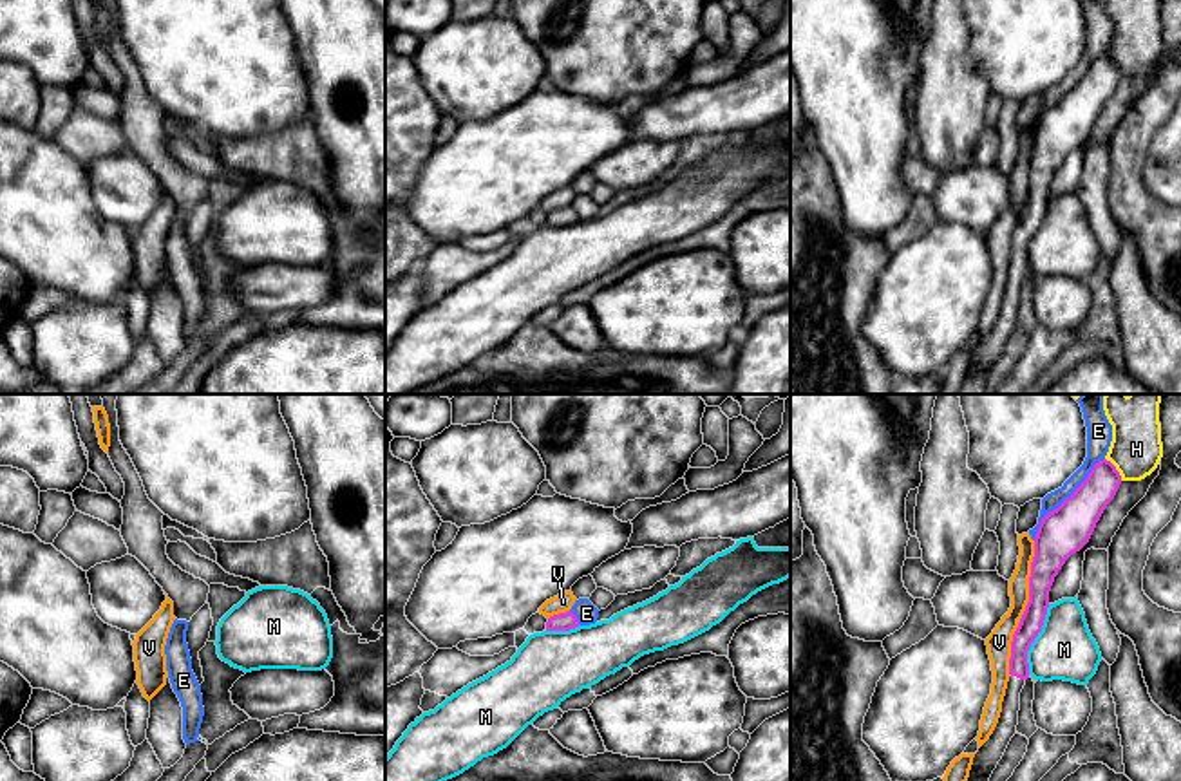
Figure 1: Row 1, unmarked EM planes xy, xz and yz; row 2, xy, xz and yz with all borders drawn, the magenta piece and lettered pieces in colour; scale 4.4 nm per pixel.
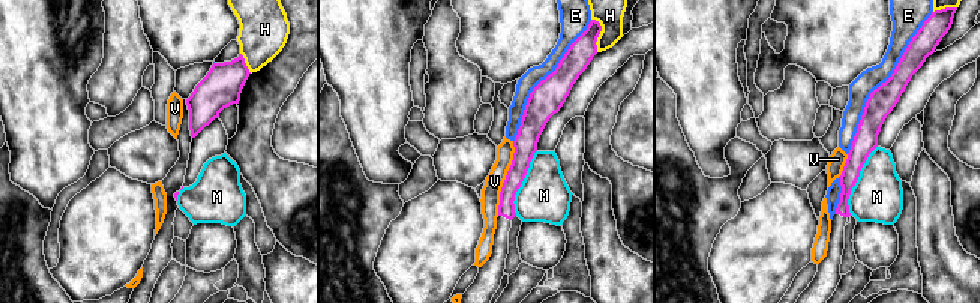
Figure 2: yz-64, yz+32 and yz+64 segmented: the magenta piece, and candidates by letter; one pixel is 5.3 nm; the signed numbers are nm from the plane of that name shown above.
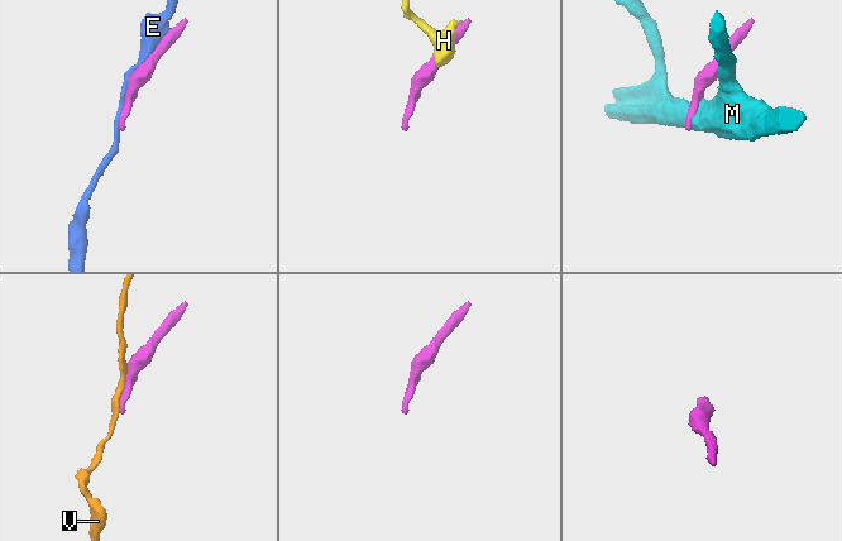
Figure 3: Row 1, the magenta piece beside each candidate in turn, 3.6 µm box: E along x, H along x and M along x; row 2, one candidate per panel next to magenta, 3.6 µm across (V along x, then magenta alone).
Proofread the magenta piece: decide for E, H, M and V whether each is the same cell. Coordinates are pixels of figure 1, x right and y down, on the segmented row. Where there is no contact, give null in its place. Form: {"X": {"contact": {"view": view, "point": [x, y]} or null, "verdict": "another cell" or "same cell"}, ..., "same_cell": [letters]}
{"E": {"contact": {"view": "yz", "point": [1067, 498]}, "verdict": "another cell"}, "H": {"contact": {"view": "yz", "point": [1114, 469]}, "verdict": "another cell"}, "M": {"contact": {"view": "yz", "point": [1035, 637]}, "verdict": "another cell"}, "V": {"contact": {"view": "yz", "point": [1029, 581]}, "verdict": "another cell"}, "same_cell": []}

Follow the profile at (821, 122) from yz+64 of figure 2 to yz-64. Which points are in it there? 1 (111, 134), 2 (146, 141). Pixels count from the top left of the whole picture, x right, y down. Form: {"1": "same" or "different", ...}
{"1": "same", "2": "different"}

